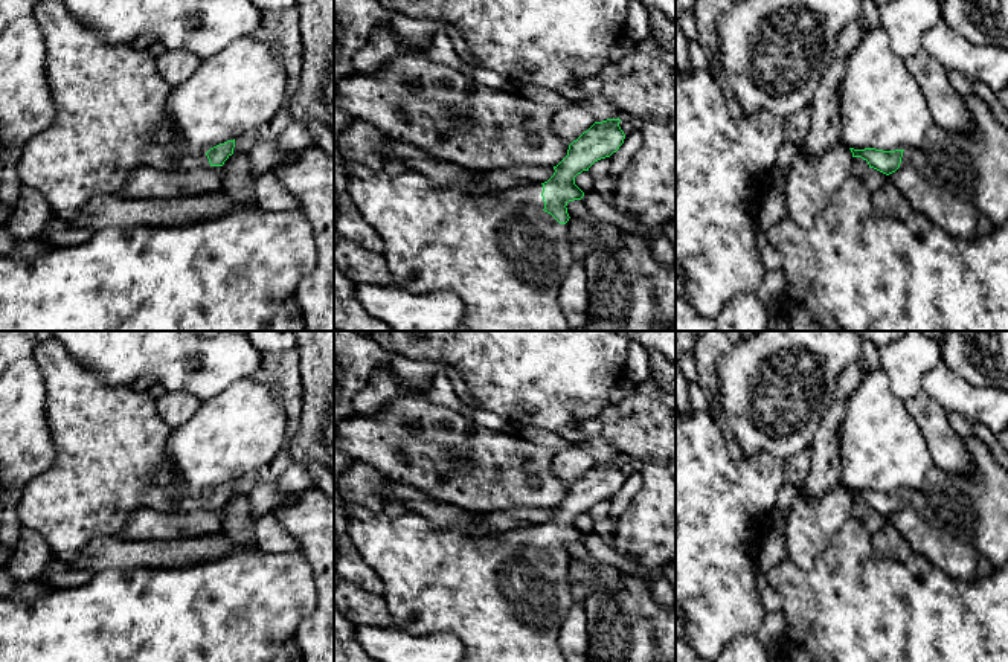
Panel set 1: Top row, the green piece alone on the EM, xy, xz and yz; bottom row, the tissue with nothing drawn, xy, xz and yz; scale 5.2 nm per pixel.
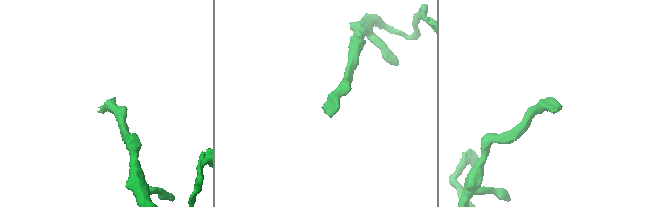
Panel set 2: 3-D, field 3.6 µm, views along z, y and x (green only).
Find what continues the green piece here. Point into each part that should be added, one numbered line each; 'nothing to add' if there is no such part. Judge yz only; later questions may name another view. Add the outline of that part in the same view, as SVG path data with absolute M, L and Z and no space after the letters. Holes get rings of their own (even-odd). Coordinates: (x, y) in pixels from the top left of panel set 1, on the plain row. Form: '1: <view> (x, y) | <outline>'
1: yz (973, 508) | M962 438L971 455L968 474L947 474L933 467L921 490L906 490L900 508L915 509L932 528L973 546L994 567L1008 561L1008 470L994 458L990 447L976 438Z

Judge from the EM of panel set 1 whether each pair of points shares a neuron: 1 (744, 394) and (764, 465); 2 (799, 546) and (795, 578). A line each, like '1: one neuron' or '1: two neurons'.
1: two neurons
2: two neurons

